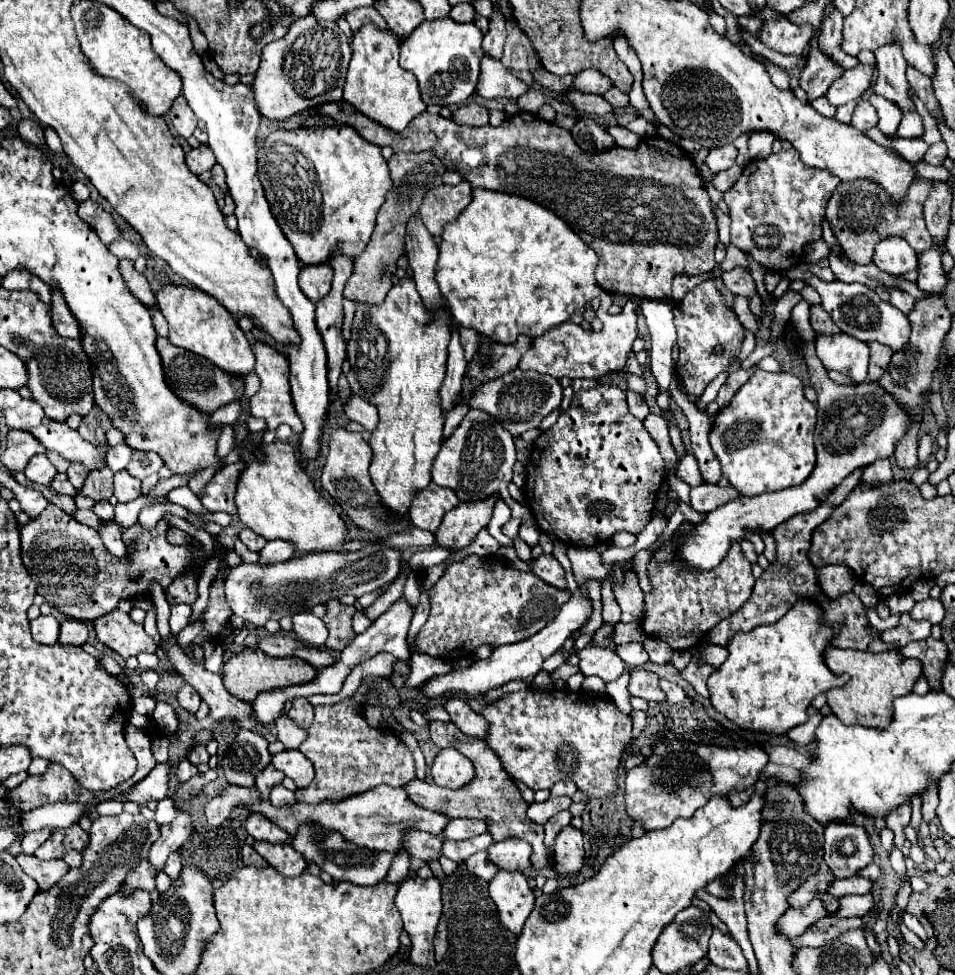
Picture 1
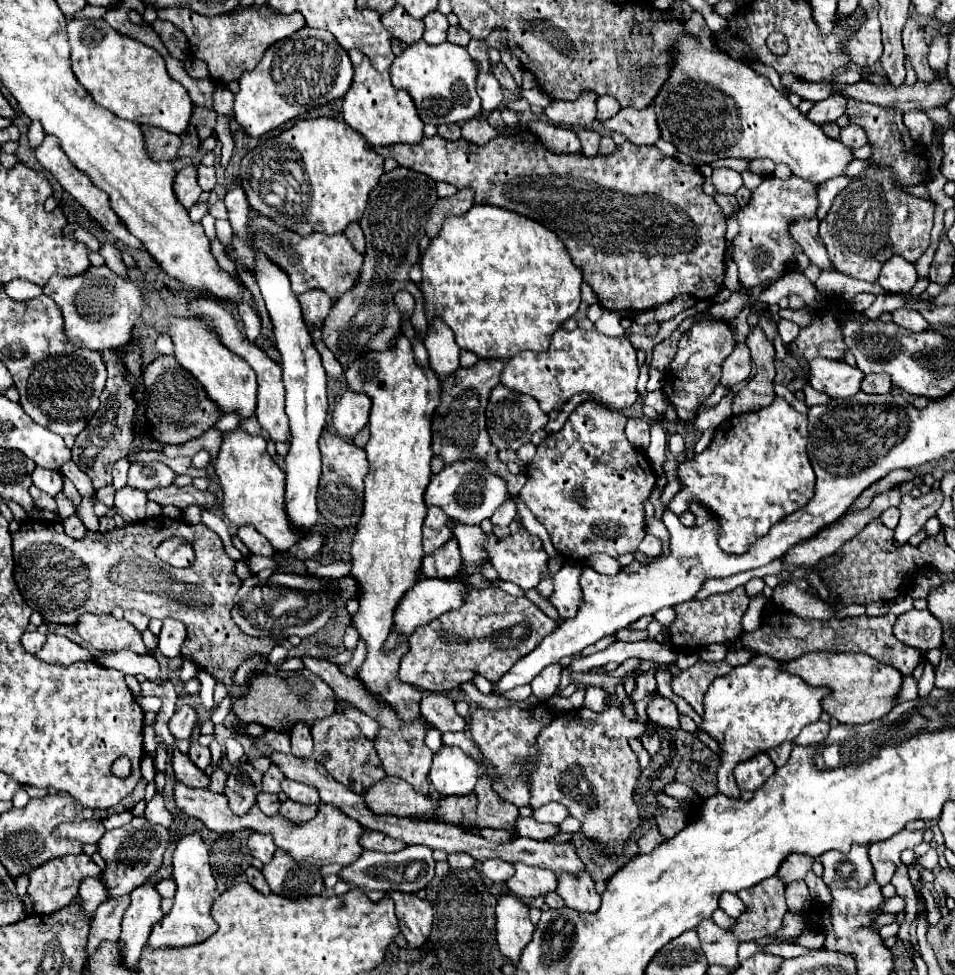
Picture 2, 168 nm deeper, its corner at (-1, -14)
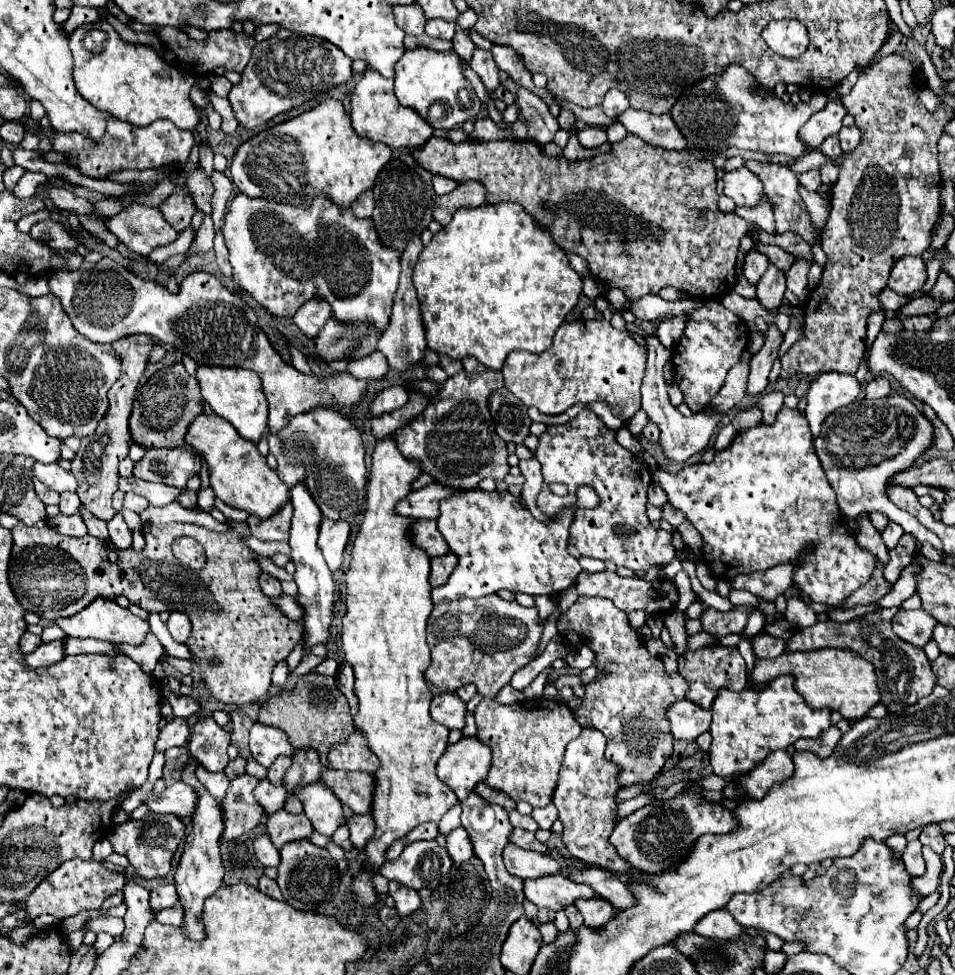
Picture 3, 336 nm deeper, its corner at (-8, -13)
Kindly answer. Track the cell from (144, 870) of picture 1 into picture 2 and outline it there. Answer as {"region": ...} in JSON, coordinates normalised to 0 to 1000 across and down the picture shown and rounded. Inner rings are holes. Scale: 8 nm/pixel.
{"region":[[[135,919],[112,923],[102,931],[97,942],[97,954],[93,956],[93,981],[108,964],[123,964],[127,956],[127,944],[133,931],[135,931]]]}

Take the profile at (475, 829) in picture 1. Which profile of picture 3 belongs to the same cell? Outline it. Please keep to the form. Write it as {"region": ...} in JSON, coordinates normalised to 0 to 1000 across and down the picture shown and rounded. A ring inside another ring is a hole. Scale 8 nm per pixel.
{"region":[[[538,850],[536,858],[534,858],[534,865],[540,865],[542,869],[547,871],[557,871],[561,875],[574,875],[574,869],[570,865],[565,865],[559,854],[555,852],[549,852],[549,850]]]}

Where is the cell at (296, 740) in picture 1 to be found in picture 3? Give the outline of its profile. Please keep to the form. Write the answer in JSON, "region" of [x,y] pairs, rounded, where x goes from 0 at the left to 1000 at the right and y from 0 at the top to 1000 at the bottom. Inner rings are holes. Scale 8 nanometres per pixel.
{"region":[[[266,742],[262,750],[262,770],[264,770],[264,776],[276,787],[283,787],[291,774],[308,772],[295,748],[281,746],[274,742]]]}

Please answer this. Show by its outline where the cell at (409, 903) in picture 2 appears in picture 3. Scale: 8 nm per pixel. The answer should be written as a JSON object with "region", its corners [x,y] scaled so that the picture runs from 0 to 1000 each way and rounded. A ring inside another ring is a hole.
{"region":[[[408,904],[408,918],[415,926],[415,934],[423,941],[423,938],[429,938],[431,934],[436,934],[440,930],[440,920],[434,912],[429,910],[423,910],[415,904]]]}

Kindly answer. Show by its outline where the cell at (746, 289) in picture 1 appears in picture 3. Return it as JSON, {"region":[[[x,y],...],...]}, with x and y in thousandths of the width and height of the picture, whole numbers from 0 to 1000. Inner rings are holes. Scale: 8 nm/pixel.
{"region":[[[810,401],[810,403],[804,403],[804,405],[798,405],[794,417],[796,417],[798,426],[800,426],[800,430],[798,430],[800,436],[808,436],[808,434],[813,432],[813,424],[815,424],[817,417],[819,417],[819,409],[821,409],[821,405],[819,405],[817,401]]]}

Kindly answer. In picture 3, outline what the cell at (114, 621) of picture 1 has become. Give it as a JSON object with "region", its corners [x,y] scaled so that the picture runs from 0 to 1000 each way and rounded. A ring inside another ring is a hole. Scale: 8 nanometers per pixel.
{"region":[[[103,612],[98,614],[88,627],[82,631],[75,631],[71,635],[59,635],[59,641],[71,651],[71,653],[96,653],[113,659],[134,659],[134,662],[147,662],[157,647],[157,641],[153,635],[147,635],[138,631],[134,625],[126,623],[121,616]]]}

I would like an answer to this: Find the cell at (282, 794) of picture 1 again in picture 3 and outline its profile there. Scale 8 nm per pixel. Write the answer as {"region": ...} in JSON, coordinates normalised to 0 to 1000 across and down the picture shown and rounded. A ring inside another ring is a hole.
{"region":[[[272,799],[272,803],[266,809],[266,817],[276,828],[276,832],[283,836],[297,828],[299,811],[297,807],[287,807],[285,803],[281,803],[281,799]]]}

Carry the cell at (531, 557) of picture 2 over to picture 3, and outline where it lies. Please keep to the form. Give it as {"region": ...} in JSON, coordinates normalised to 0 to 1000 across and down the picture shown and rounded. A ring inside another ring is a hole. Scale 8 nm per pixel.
{"region":[[[503,499],[482,504],[469,508],[461,514],[461,530],[459,543],[465,549],[469,561],[480,571],[480,579],[473,586],[467,600],[452,604],[452,616],[461,614],[486,614],[486,612],[507,612],[513,608],[521,608],[524,604],[532,604],[536,608],[553,608],[553,610],[586,610],[591,604],[601,600],[603,592],[609,588],[609,582],[603,571],[595,567],[595,541],[601,532],[599,522],[588,522],[576,538],[559,532],[553,524],[547,510],[538,510],[534,504],[505,504]],[[528,538],[538,538],[532,547],[528,547]]]}

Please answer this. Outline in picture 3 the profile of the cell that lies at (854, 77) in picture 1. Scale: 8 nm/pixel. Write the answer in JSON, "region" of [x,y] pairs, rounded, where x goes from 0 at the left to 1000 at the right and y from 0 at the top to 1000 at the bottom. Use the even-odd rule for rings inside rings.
{"region":[[[867,104],[867,108],[861,114],[852,116],[848,124],[836,134],[836,143],[842,147],[844,153],[857,153],[863,143],[875,138],[882,132],[884,118],[886,114],[880,104]]]}

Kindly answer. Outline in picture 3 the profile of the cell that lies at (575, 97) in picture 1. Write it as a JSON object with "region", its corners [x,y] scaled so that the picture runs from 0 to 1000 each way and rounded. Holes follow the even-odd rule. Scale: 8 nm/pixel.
{"region":[[[658,112],[649,118],[649,126],[658,136],[668,138],[676,147],[689,147],[689,151],[699,153],[727,153],[727,147],[720,147],[714,134],[704,124],[704,118],[683,118],[679,114]]]}

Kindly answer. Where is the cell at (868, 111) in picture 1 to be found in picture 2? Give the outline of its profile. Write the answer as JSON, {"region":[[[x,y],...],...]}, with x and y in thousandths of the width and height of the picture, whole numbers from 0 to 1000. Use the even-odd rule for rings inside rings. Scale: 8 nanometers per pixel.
{"region":[[[889,127],[887,131],[881,131],[879,144],[881,144],[883,148],[891,150],[891,152],[902,152],[902,150],[906,150],[906,148],[910,146],[906,133],[904,133],[902,129],[897,129],[897,127]]]}

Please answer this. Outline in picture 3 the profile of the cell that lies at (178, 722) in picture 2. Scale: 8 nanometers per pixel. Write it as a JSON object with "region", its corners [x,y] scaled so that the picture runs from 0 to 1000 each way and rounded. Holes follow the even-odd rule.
{"region":[[[182,735],[176,744],[172,744],[168,748],[168,754],[165,754],[163,762],[161,762],[161,768],[168,770],[168,772],[172,772],[174,768],[178,768],[182,764],[188,766],[195,760],[197,760],[197,739]]]}

